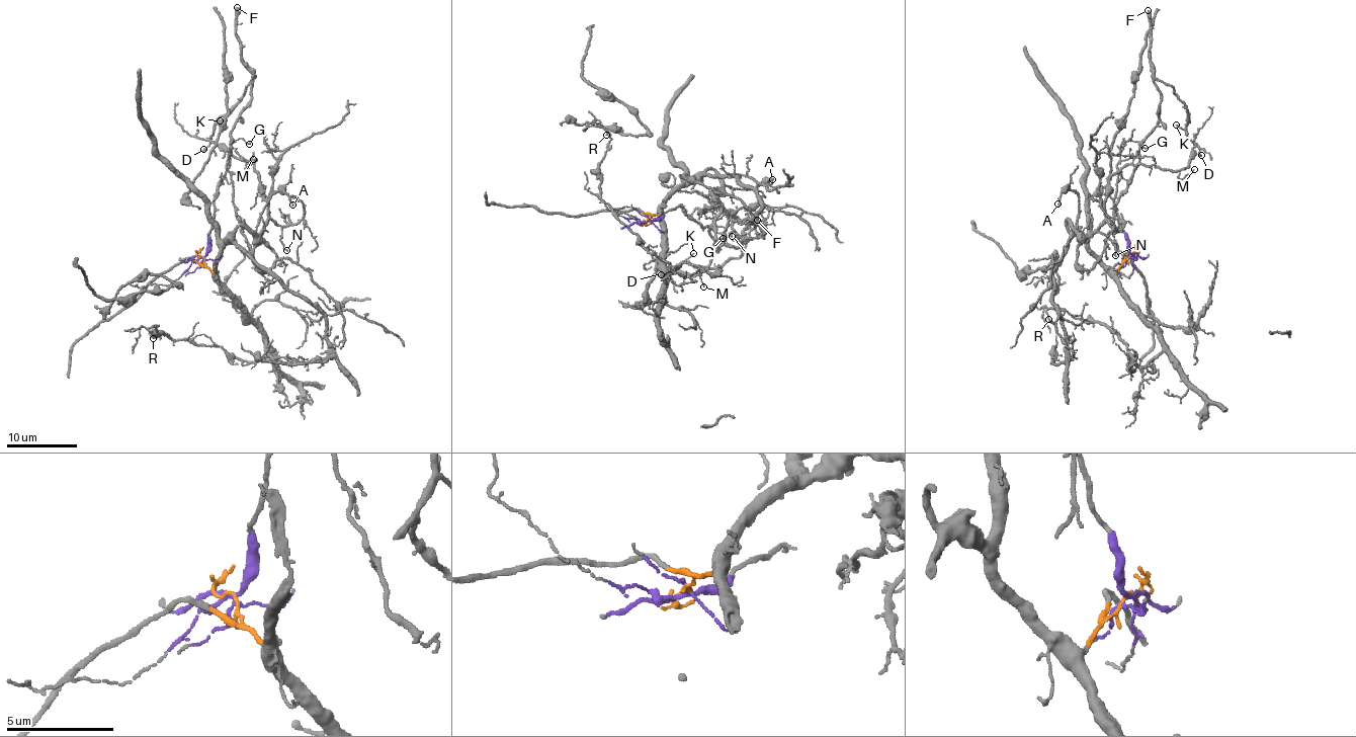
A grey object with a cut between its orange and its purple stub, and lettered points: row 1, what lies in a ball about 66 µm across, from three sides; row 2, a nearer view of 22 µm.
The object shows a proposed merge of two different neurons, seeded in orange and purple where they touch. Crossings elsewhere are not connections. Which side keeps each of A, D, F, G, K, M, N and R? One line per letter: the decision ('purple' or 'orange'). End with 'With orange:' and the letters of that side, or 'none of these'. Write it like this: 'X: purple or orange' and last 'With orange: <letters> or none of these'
A: orange
D: purple
F: purple
G: purple
K: purple
M: orange
N: orange
R: orange
With orange: A, M, N, R

